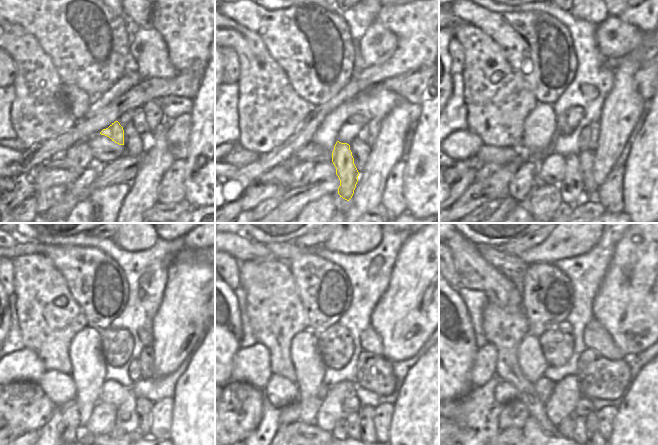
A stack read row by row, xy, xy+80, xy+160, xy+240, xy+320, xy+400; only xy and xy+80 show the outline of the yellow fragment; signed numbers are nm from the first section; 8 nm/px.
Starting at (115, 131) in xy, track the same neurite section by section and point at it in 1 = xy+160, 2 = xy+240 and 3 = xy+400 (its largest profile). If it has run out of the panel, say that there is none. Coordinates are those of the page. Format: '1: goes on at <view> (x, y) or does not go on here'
1: goes on at xy+160 (572, 188)
2: goes on at xy+240 (126, 418)
3: goes on at xy+400 (580, 426)

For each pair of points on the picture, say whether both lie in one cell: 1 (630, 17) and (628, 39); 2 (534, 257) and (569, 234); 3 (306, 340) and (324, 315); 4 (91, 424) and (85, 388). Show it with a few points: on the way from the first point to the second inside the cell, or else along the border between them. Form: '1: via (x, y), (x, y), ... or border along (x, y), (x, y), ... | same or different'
1: border along (617, 17), (636, 26), (647, 35) | different
2: via (543, 253), (551, 250), (560, 242) | same
3: border along (308, 328), (316, 334) | different
4: border along (99, 400), (94, 406), (90, 417), (83, 424) | different

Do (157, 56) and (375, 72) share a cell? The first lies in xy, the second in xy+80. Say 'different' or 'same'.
different

